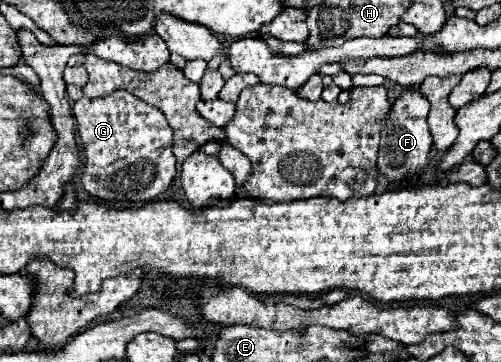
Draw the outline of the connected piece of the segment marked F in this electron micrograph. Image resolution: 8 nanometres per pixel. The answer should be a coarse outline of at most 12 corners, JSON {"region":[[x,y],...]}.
{"region":[[396,97],[382,129],[378,171],[402,181],[428,167],[430,103]]}

